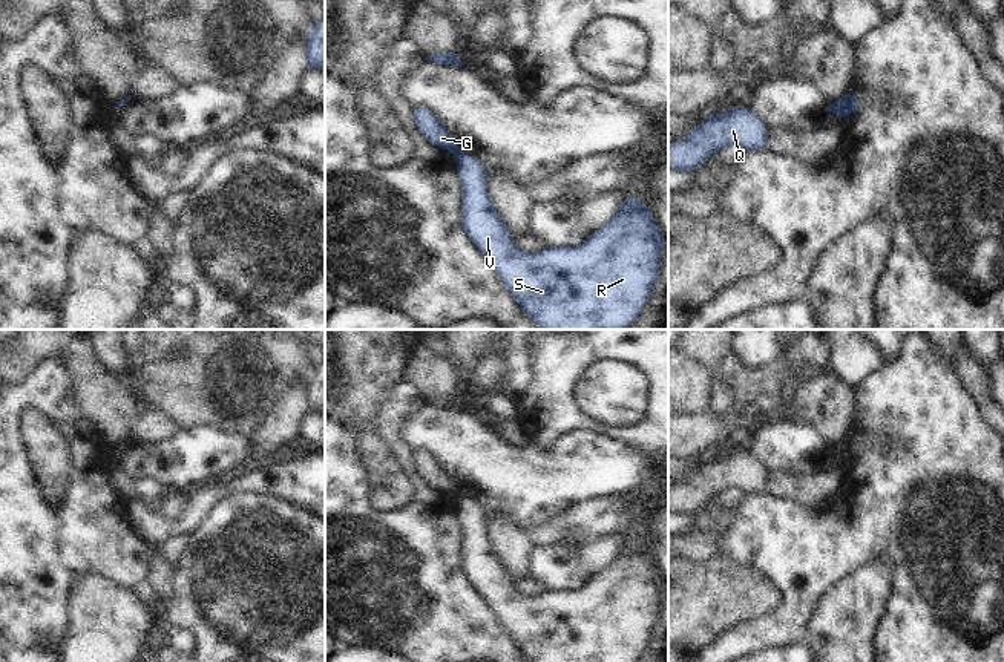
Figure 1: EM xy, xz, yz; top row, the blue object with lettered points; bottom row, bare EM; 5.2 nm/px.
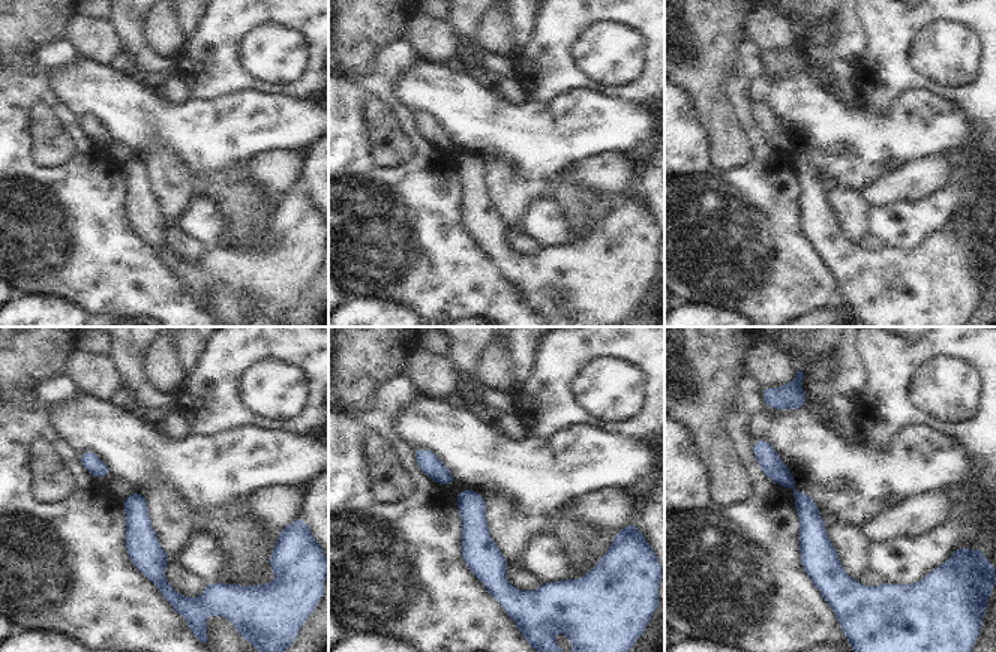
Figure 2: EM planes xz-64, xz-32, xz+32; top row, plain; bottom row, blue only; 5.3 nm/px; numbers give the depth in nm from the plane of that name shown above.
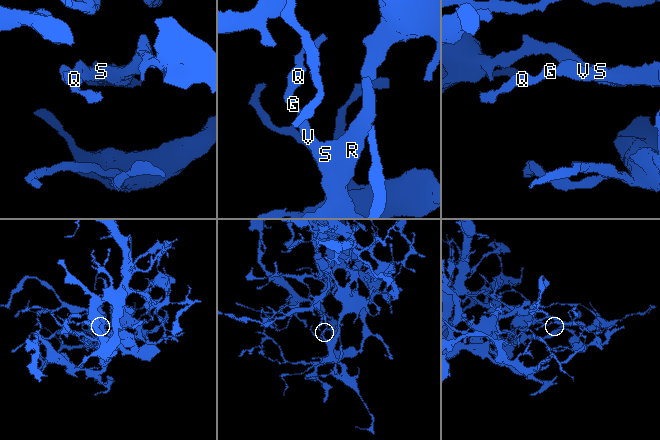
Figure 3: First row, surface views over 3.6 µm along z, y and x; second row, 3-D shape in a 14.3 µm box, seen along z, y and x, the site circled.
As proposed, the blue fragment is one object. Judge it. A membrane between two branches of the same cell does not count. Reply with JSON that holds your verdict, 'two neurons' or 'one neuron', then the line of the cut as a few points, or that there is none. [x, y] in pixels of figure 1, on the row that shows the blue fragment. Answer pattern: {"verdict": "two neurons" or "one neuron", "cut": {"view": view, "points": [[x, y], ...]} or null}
{"verdict": "two neurons", "cut": {"view": "xz", "points": [[460, 150], [456, 155]]}}

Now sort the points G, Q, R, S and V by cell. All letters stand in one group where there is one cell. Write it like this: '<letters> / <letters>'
G Q / R S V

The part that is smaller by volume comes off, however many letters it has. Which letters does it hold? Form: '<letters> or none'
G, Q

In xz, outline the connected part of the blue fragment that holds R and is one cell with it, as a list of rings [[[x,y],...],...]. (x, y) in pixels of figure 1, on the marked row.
[[[458,152],[455,161],[464,231],[529,320],[541,329],[627,329],[641,316],[659,277],[661,251],[667,239],[636,193],[621,202],[615,218],[584,244],[526,253],[513,245],[513,236],[489,198],[486,166],[464,152]]]

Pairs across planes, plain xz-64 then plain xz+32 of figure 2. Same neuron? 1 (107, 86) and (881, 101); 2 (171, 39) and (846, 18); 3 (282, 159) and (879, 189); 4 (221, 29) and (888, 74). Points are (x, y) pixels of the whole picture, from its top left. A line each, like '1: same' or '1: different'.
1: different
2: different
3: same
4: same

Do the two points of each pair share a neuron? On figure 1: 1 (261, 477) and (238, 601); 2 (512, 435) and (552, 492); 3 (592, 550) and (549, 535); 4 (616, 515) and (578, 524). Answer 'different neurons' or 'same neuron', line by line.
1: different neurons
2: different neurons
3: different neurons
4: same neuron

